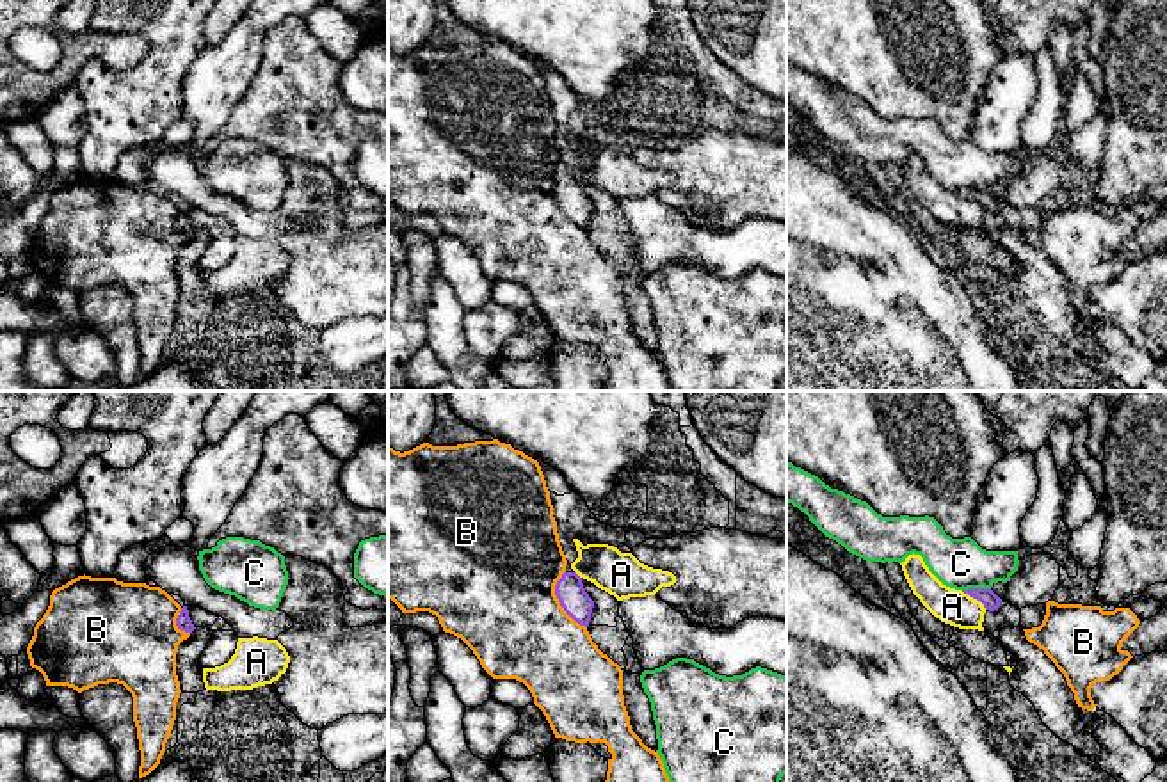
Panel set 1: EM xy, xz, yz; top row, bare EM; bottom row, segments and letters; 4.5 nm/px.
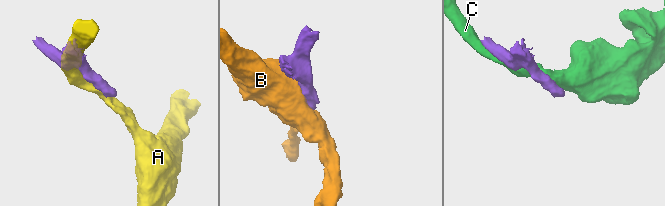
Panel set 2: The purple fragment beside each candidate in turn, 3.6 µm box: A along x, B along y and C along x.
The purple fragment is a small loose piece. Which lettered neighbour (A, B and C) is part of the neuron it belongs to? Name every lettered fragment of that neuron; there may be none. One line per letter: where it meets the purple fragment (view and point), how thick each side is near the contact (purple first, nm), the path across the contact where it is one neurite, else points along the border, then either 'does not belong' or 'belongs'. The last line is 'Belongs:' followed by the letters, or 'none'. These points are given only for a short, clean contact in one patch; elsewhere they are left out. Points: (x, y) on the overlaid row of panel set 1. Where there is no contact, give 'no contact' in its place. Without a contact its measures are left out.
A: contact yz (973, 598); calibres 80 and 160 nm; does not belong
B: contact xz (559, 601); calibres 130 and 480 nm; does not belong
C: contact yz (975, 589); calibres 80 and 240 nm; does not belong
Belongs: none

